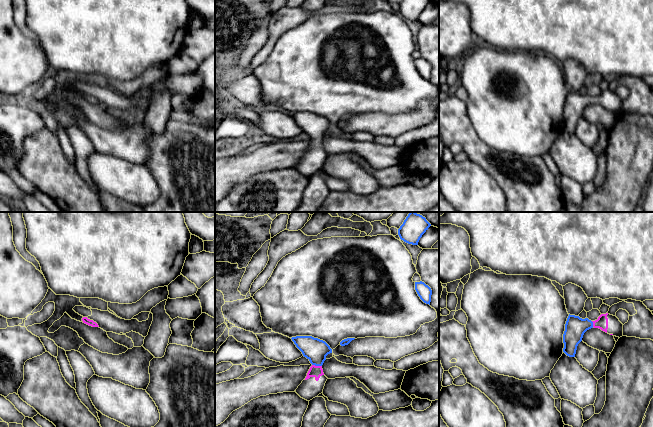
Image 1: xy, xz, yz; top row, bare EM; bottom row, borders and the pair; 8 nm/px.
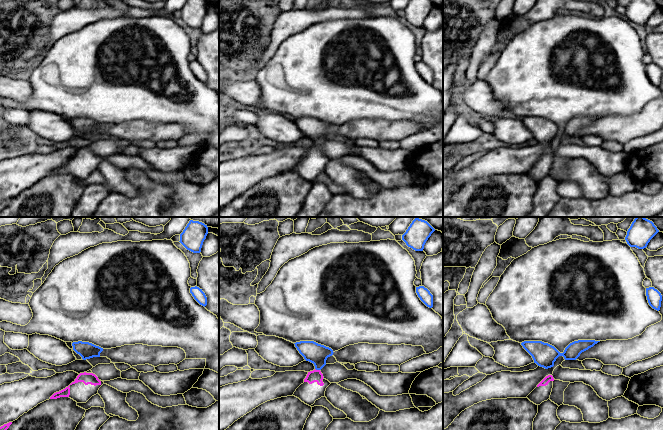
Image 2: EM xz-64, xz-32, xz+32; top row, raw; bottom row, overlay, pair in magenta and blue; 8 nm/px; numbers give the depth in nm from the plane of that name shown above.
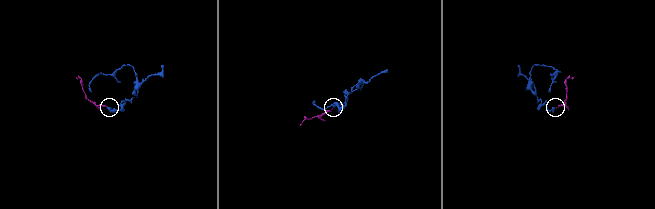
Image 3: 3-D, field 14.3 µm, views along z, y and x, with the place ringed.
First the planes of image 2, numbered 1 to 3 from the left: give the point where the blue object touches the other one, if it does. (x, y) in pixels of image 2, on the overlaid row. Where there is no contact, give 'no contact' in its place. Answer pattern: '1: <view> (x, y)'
1: no contact
2: xz-32 (317, 370)
3: no contact

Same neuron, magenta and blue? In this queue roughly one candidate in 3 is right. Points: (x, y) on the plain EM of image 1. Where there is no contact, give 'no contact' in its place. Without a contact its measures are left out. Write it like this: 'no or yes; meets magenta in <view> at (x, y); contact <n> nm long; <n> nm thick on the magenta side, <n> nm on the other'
yes; meets magenta in xz at (317, 142); contact 80 nm long; 100 nm thick on the magenta side, 190 nm on the other

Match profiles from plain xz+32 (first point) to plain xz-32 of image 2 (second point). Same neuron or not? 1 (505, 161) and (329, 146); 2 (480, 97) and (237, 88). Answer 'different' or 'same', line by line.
1: different
2: same

